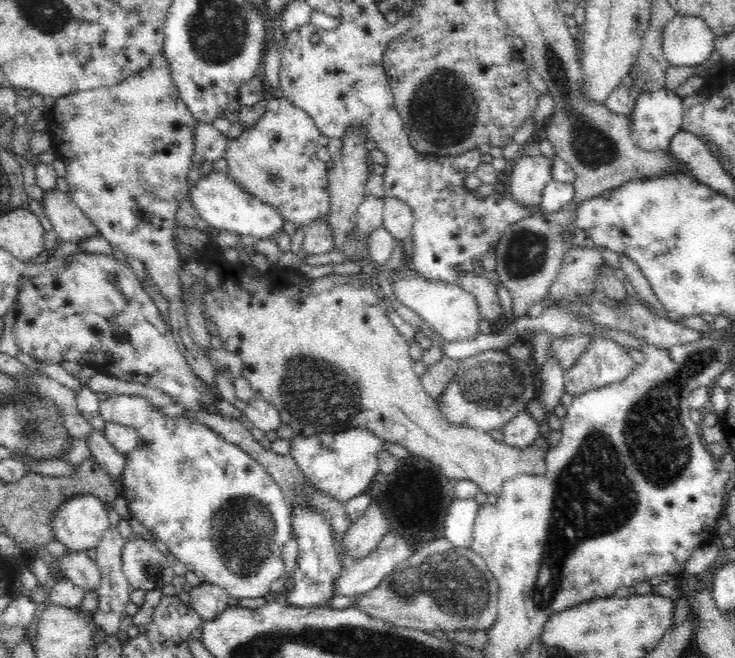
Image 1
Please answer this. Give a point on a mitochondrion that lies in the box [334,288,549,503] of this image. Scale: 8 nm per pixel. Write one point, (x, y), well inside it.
(491, 382)

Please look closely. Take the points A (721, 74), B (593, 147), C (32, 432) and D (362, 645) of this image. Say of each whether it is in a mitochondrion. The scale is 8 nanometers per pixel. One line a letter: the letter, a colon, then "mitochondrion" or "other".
A: other
B: mitochondrion
C: mitochondrion
D: mitochondrion

